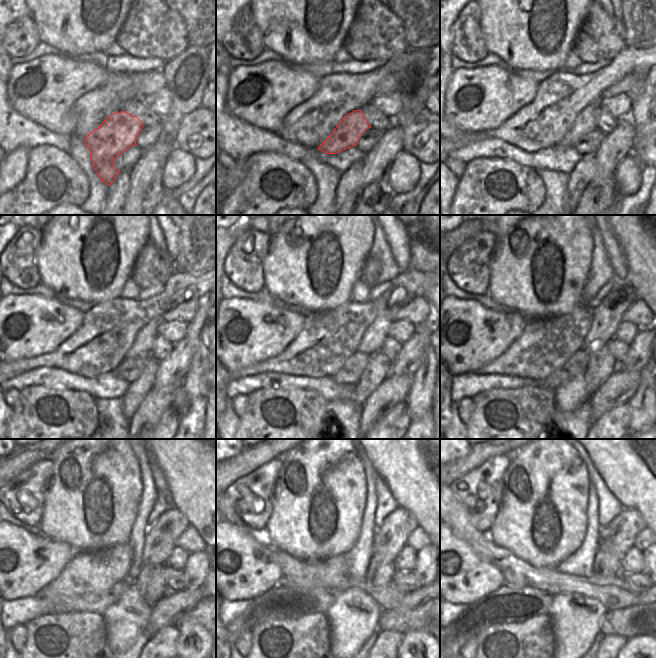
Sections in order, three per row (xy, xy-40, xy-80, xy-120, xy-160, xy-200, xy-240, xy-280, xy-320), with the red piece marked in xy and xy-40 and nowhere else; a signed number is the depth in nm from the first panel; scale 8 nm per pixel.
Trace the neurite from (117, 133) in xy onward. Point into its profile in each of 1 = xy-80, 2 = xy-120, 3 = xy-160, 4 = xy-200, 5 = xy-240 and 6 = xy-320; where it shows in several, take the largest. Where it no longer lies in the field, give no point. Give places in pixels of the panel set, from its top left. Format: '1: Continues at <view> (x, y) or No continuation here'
1: Continues at xy-80 (585, 122)
2: Continues at xy-120 (142, 344)
3: Continues at xy-160 (372, 340)
4: Continues at xy-200 (606, 320)
5: Continues at xy-240 (158, 546)
6: Continues at xy-320 (621, 540).

